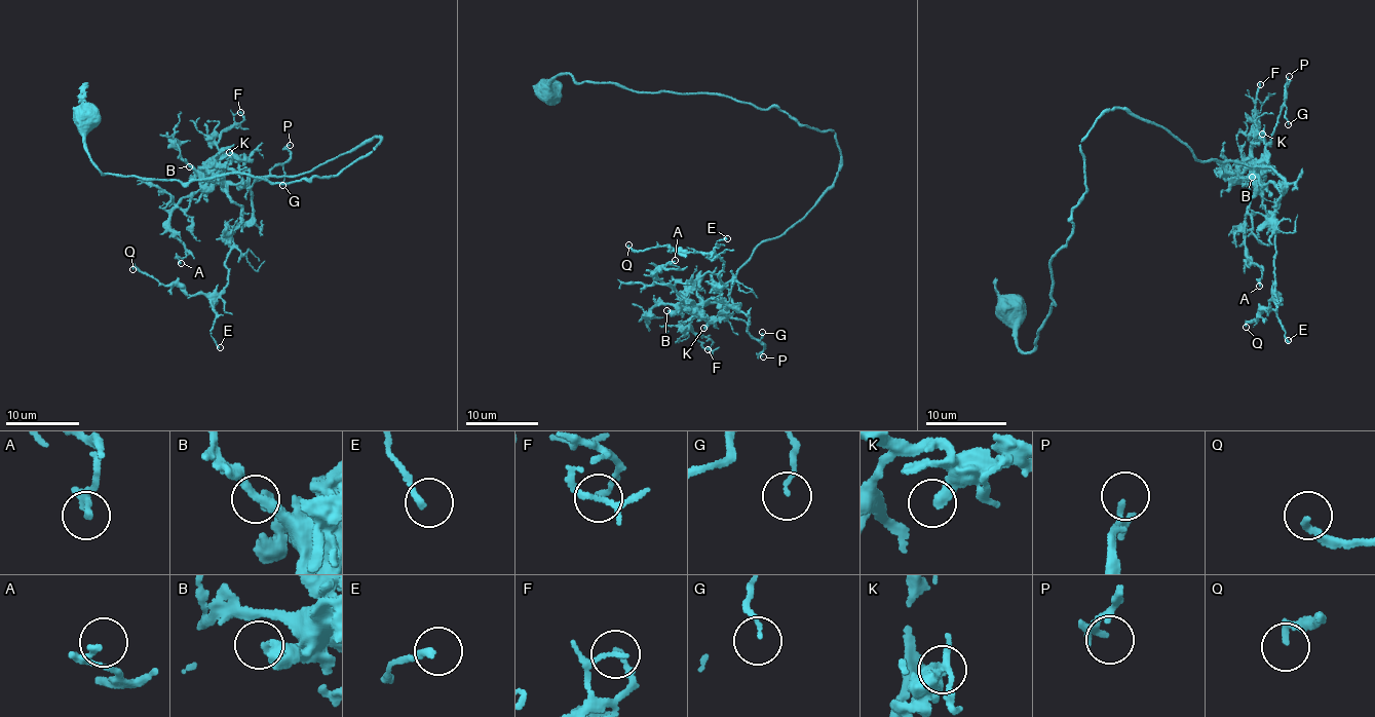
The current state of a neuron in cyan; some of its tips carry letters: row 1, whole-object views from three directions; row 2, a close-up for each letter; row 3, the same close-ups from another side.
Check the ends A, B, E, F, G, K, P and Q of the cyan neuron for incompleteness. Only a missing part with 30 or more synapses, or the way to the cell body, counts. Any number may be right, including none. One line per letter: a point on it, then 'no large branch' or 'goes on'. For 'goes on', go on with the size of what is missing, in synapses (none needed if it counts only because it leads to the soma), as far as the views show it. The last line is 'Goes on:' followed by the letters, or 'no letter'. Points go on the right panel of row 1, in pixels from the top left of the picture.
A: (1259, 286) | no large branch
B: (1252, 177) | no large branch
E: (1288, 340) | no large branch
F: (1260, 84) | no large branch
G: (1288, 124) | no large branch
K: (1262, 134) | no large branch
P: (1289, 76) | no large branch
Q: (1246, 327) | no large branch
Goes on: no letter

